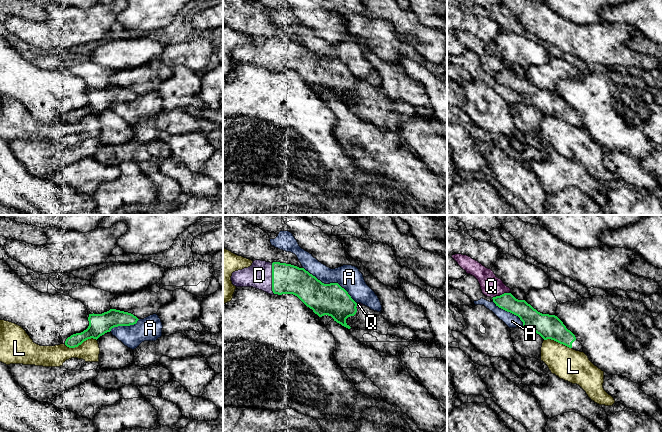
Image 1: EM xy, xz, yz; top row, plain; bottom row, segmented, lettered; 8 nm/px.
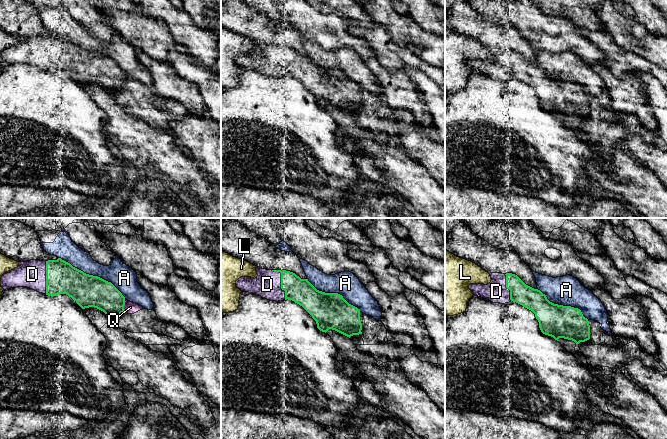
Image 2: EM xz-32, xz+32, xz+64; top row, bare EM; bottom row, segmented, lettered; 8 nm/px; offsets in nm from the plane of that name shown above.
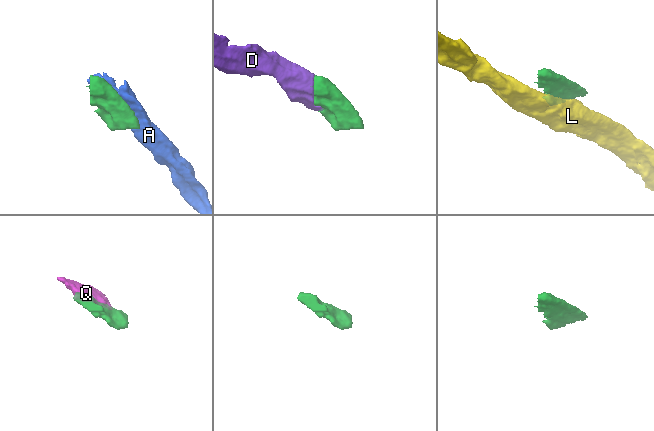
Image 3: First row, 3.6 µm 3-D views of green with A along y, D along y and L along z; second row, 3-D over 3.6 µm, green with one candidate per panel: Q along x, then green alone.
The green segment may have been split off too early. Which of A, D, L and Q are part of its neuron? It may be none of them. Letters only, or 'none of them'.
D

